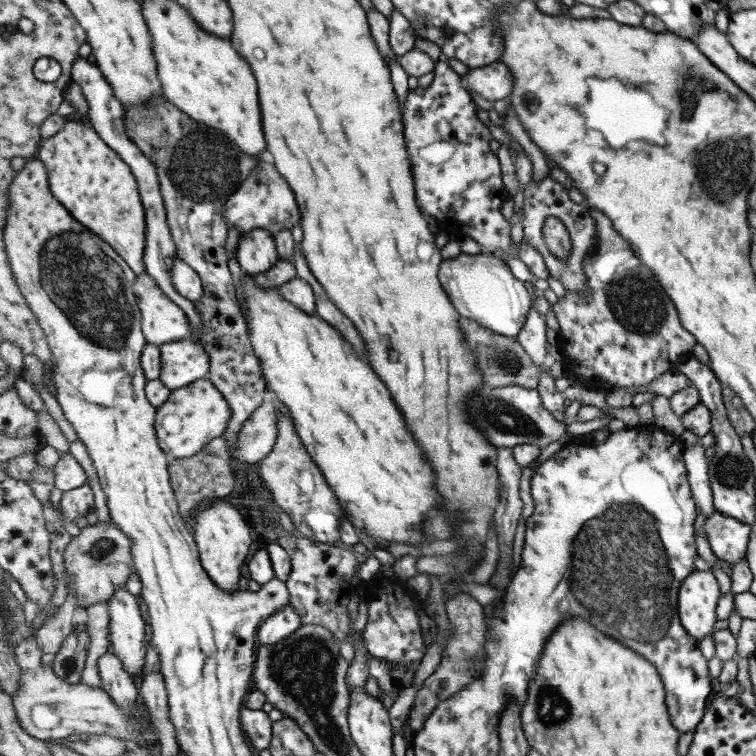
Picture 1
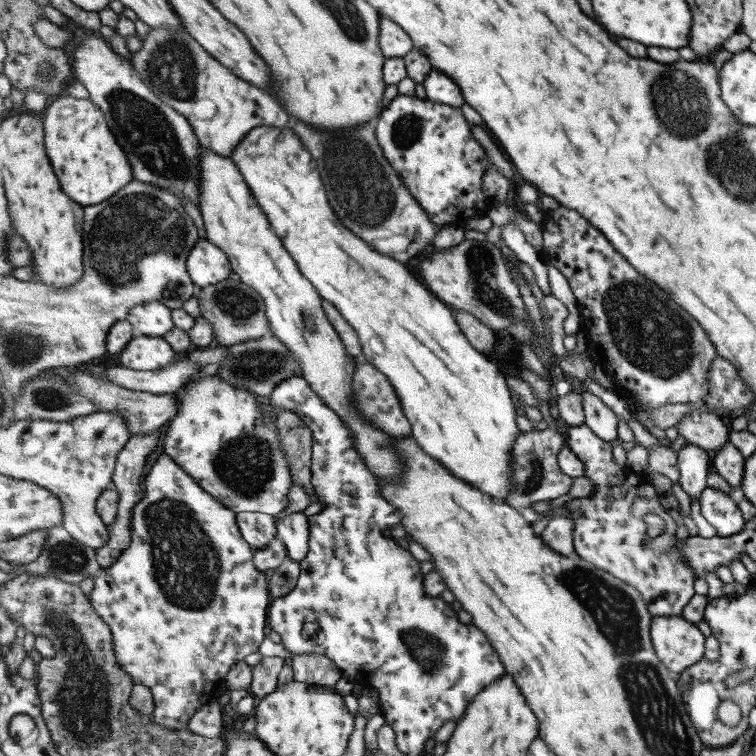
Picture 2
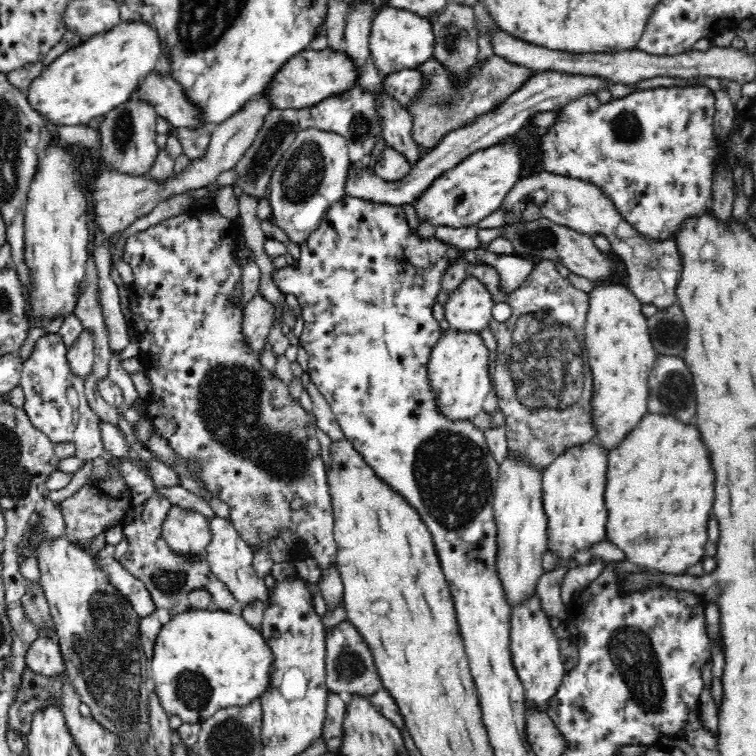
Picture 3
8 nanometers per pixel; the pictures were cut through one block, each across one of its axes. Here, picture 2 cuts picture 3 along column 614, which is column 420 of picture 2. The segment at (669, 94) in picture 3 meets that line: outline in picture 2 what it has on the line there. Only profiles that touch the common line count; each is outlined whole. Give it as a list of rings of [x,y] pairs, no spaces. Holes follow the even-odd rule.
[[[399,95],[391,100],[378,117],[376,135],[384,155],[400,174],[409,192],[439,228],[463,225],[471,217],[484,215],[493,200],[484,190],[484,176],[492,168],[485,148],[473,138],[472,125],[459,107]]]

